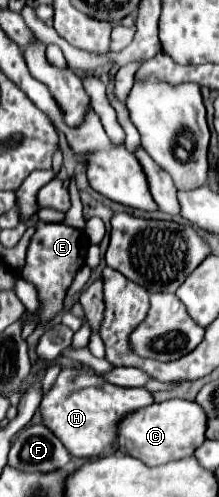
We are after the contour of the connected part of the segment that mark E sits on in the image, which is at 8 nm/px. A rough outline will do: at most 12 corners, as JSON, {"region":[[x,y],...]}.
{"region":[[36,223],[22,279],[42,325],[62,311],[84,265],[88,237],[64,223]]}

